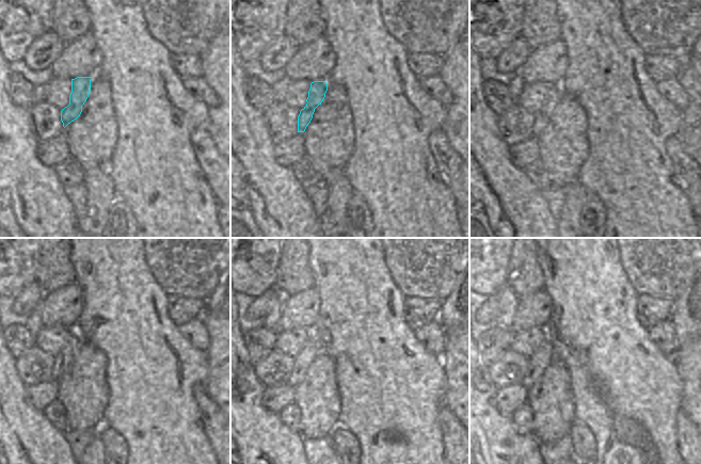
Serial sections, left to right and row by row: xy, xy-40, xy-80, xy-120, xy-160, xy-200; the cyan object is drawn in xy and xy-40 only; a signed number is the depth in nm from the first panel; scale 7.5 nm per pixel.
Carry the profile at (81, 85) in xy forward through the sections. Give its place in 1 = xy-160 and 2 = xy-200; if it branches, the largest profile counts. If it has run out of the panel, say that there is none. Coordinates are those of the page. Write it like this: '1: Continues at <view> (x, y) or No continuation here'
1: Continues at xy-160 (301, 363)
2: Continues at xy-200 (543, 356)

